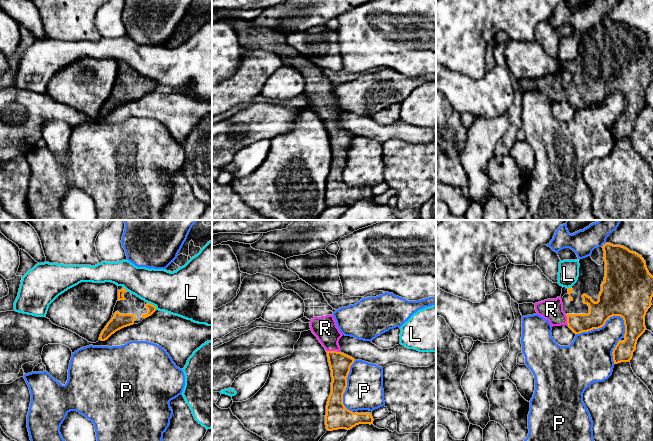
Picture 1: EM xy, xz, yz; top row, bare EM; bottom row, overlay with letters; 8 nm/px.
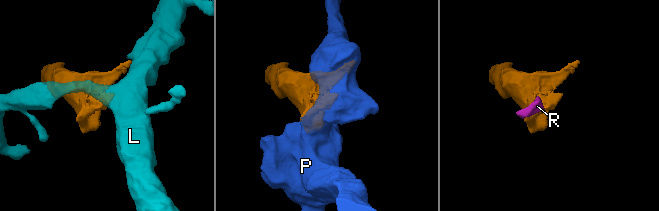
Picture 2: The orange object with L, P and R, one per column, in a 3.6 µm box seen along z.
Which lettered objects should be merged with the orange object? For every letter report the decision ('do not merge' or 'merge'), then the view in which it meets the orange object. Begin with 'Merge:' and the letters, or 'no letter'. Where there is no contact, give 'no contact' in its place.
Merge: R
L: do not merge | xy
P: do not merge | yz
R: merge | xz

